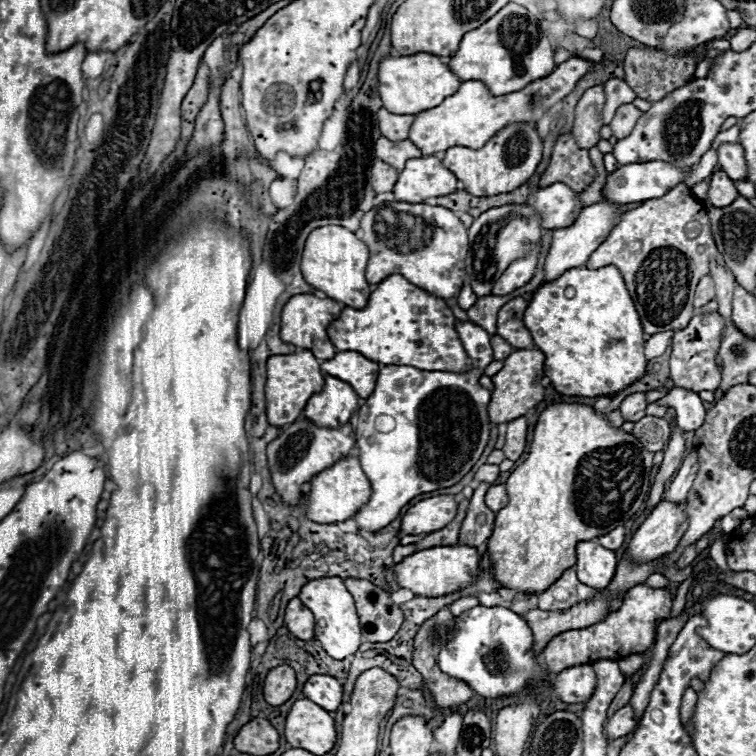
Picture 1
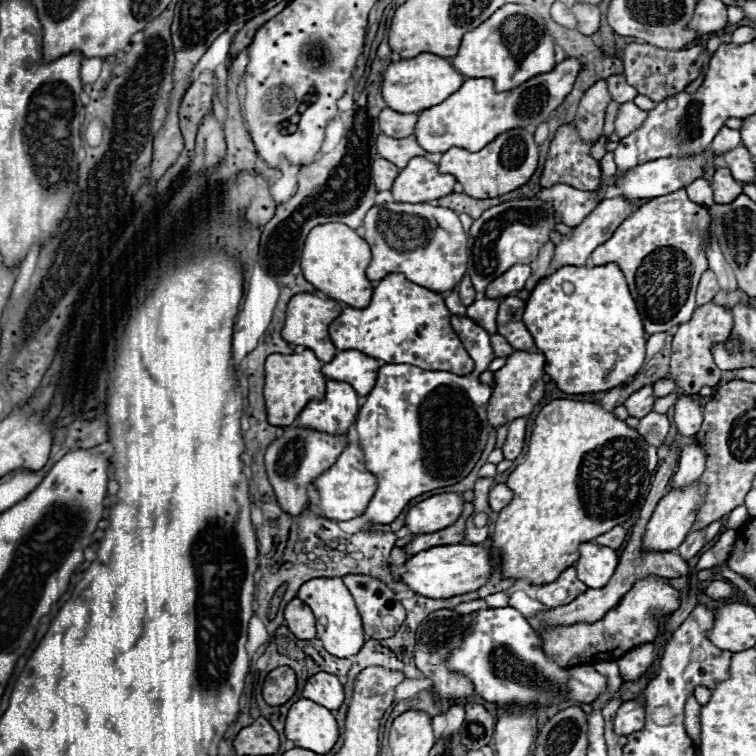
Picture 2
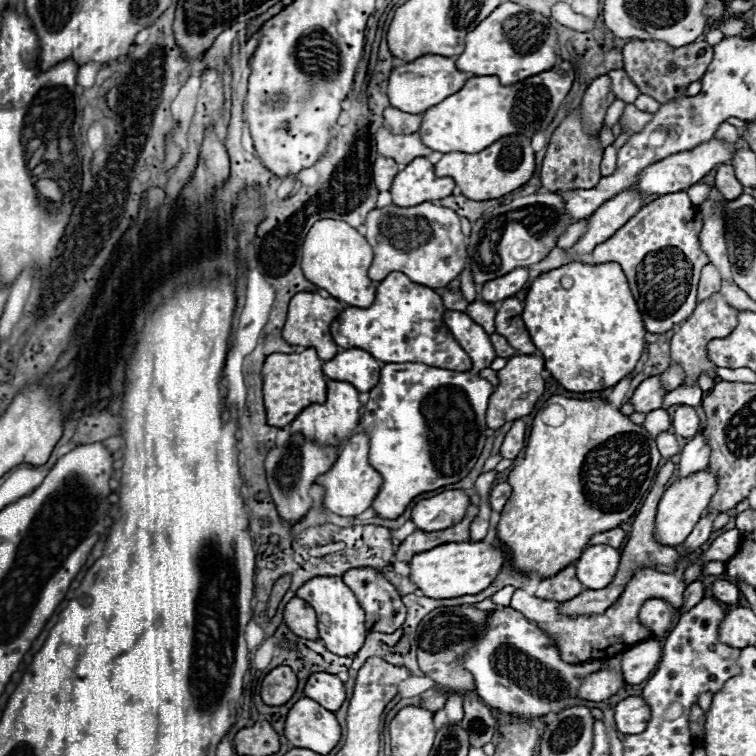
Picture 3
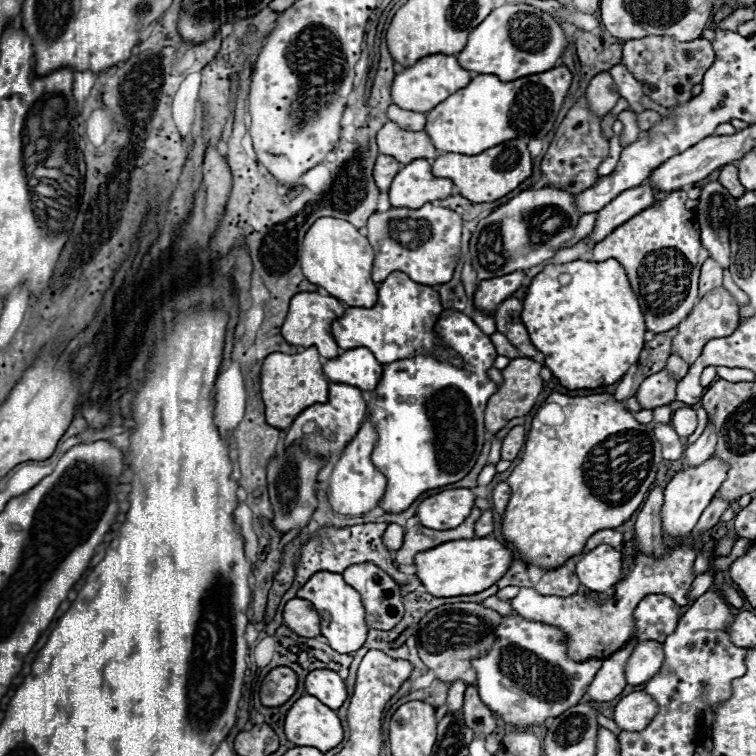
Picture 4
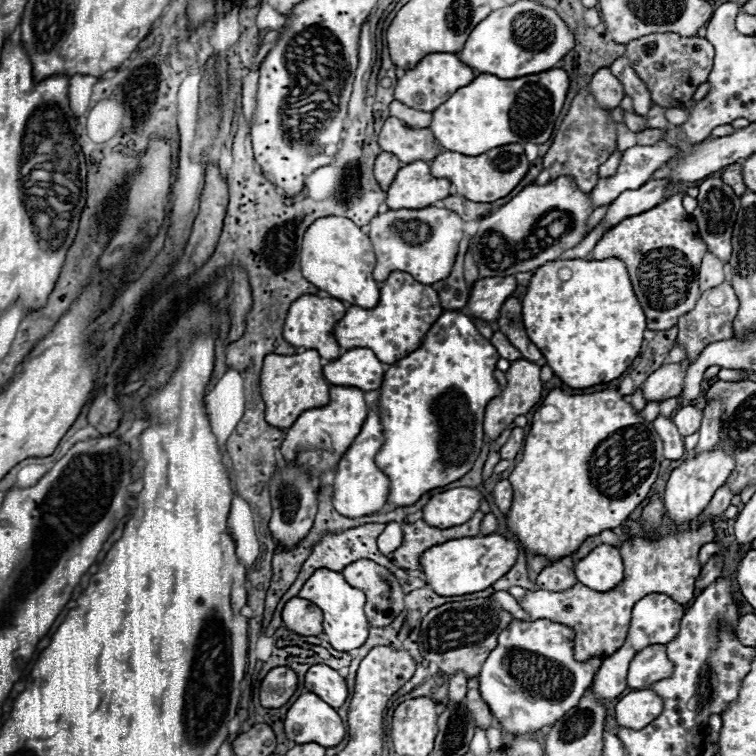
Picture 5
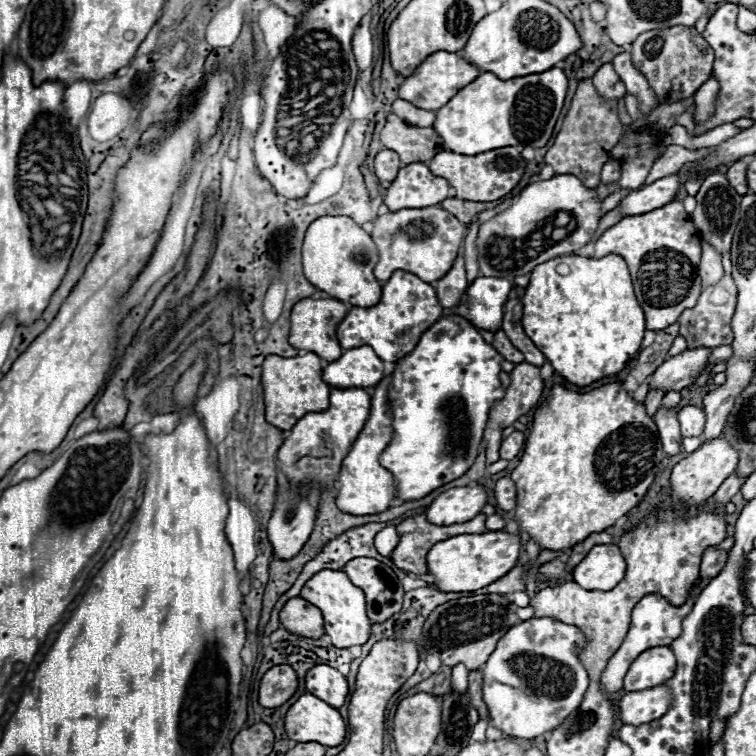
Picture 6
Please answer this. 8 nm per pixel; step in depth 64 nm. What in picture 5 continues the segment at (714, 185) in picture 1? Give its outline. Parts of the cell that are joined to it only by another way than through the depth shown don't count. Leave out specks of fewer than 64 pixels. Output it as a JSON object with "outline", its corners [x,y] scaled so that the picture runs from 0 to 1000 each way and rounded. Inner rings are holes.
{"outline":[[[974,214],[971,220],[960,220],[955,228],[955,238],[971,251],[971,257],[981,259],[987,254],[987,246],[981,241],[981,220]]]}

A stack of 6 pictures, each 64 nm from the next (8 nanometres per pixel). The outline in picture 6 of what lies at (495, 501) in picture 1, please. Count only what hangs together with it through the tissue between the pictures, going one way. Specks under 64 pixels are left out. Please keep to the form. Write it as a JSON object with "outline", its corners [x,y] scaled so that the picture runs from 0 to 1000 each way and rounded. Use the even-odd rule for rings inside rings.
{"outline":[[[661,632],[653,643],[653,653],[656,653],[656,664],[659,664],[661,675],[667,675],[667,677],[680,675],[680,669],[683,669],[683,643],[675,632]]]}

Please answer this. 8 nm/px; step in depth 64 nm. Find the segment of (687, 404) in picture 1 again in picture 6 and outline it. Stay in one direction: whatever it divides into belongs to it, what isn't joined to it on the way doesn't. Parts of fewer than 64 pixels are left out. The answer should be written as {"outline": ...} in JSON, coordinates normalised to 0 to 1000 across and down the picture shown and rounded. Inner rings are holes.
{"outline":[[[905,537],[897,545],[897,558],[902,566],[902,577],[926,577],[934,550],[931,550],[931,542],[923,537]]]}

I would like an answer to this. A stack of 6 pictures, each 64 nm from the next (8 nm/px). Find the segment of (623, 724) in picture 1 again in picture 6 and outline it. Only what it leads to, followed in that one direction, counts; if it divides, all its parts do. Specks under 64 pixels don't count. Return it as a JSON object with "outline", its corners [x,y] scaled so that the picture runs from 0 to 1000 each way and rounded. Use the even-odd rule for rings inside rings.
{"outline":[[[878,907],[847,913],[847,915],[831,915],[823,921],[817,939],[820,952],[833,960],[857,958],[862,952],[870,952],[886,934],[886,915]]]}

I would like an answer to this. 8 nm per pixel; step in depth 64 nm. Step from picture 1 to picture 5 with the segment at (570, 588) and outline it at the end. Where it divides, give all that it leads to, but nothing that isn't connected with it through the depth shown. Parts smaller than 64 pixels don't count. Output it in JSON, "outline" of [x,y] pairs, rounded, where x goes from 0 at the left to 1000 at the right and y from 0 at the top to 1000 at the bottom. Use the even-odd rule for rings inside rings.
{"outline":[[[754,735],[751,738],[743,738],[728,749],[722,749],[712,765],[709,765],[709,772],[717,778],[717,780],[725,780],[725,783],[743,783],[743,780],[754,780],[759,772],[762,772],[762,762],[759,762],[759,754],[757,754],[757,741]]]}

